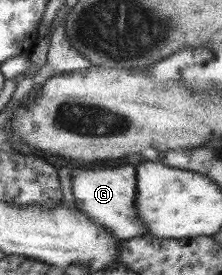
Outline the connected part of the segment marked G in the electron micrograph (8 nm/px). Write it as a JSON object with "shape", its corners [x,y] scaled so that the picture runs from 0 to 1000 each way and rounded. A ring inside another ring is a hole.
{"shape":[[[604,585],[559,604],[450,615],[342,615],[329,644],[338,745],[414,804],[495,833],[532,869],[581,873],[658,855],[613,760],[613,622]]]}

